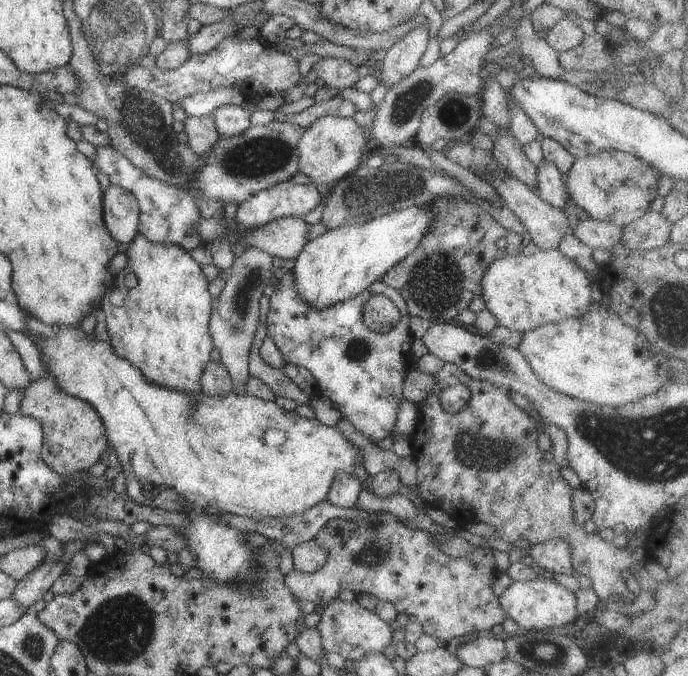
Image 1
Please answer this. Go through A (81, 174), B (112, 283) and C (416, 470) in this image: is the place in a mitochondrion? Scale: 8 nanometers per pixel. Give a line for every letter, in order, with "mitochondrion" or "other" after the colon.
A: other
B: other
C: other

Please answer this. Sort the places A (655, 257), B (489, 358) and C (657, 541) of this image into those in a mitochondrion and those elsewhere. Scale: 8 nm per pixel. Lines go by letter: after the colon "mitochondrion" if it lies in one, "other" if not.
A: other
B: mitochondrion
C: other

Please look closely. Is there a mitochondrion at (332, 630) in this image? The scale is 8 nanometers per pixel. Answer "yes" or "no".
no

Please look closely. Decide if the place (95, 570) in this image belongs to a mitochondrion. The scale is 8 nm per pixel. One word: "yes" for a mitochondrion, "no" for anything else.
no

